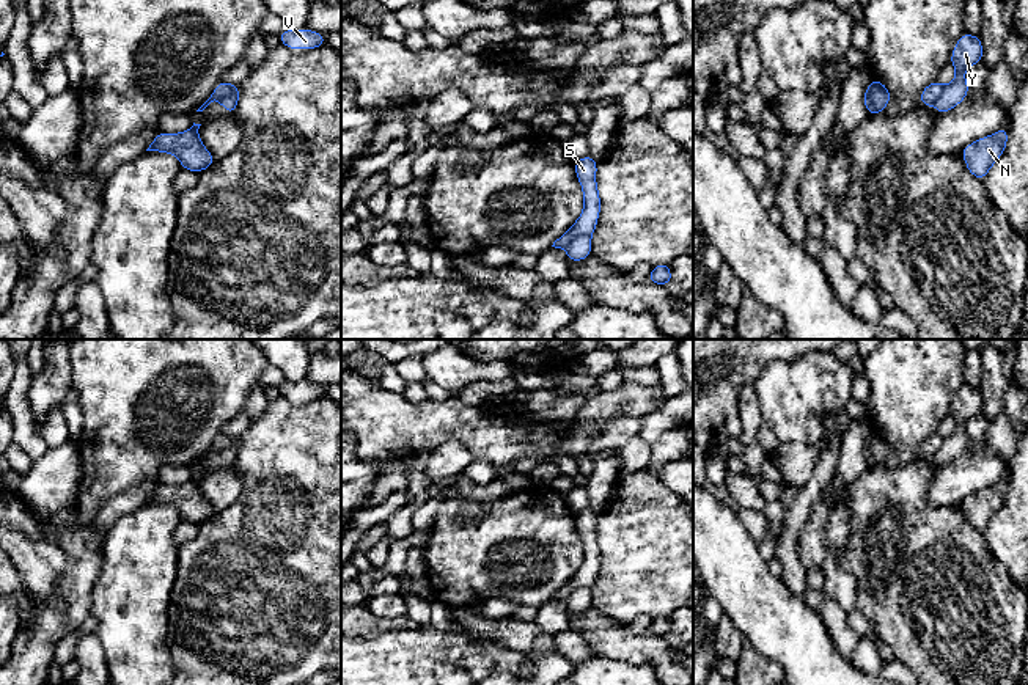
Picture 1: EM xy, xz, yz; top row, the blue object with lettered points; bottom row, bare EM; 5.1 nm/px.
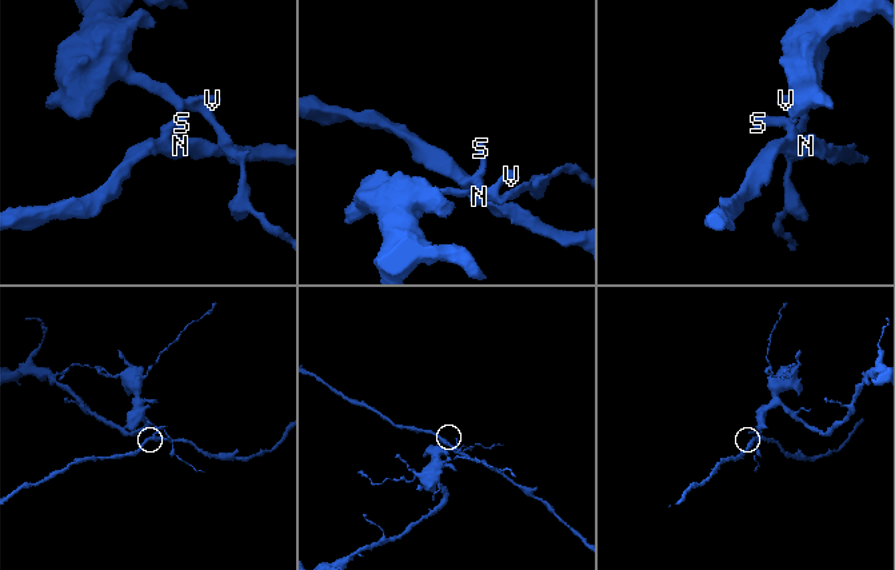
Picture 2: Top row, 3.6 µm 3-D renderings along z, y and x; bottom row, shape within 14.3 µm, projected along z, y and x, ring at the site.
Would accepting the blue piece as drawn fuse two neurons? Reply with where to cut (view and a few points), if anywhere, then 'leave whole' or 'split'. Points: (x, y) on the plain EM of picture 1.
cut xz (590, 586), (579, 586), (566, 600); split

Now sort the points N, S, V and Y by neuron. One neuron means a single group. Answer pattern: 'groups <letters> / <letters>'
groups N S / V Y

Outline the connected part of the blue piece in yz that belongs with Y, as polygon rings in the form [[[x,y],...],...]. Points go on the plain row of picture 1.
[[[964,385],[954,397],[949,415],[956,419],[956,430],[943,438],[940,449],[935,452],[938,467],[953,462],[960,456],[970,438],[965,434],[965,421],[982,413],[982,394],[979,388]]]

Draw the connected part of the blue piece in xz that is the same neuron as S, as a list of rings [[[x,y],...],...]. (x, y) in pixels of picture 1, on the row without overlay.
[[[586,507],[583,511],[574,512],[574,517],[575,526],[583,542],[585,559],[577,573],[553,594],[552,599],[555,600],[567,600],[571,594],[580,586],[591,588],[597,578],[597,569],[600,566],[600,550],[596,536],[597,514]]]

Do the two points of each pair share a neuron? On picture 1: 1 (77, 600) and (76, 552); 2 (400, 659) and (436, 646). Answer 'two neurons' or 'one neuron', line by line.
1: one neuron
2: one neuron

